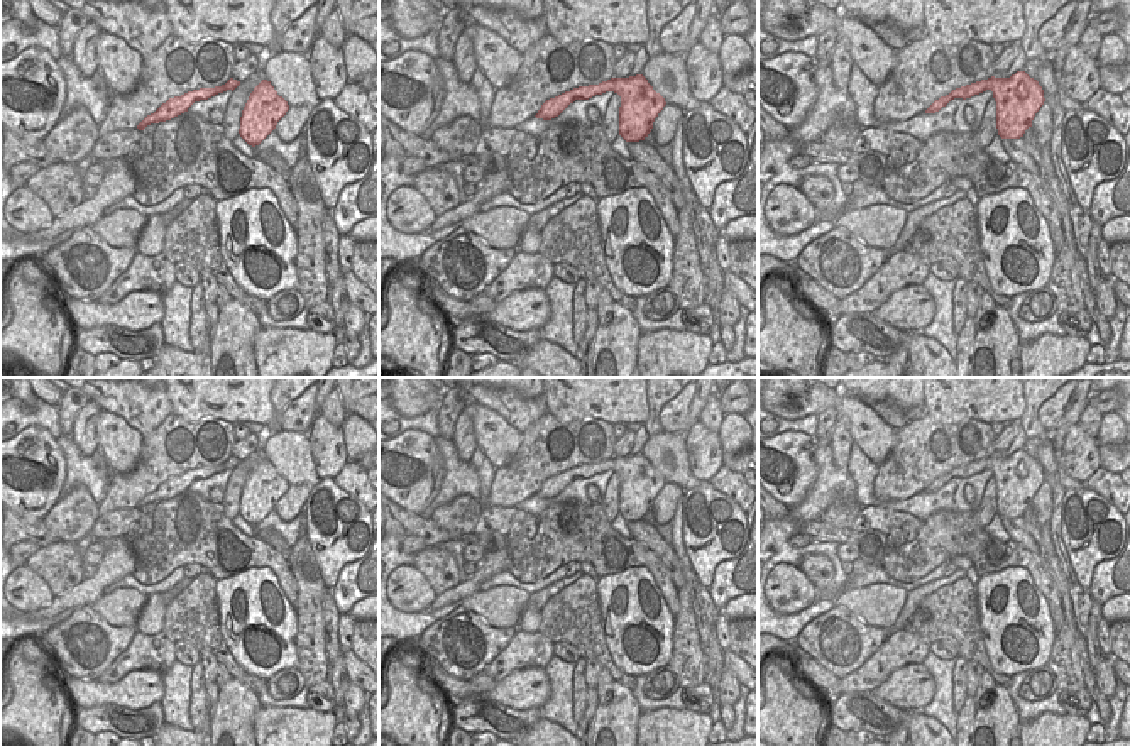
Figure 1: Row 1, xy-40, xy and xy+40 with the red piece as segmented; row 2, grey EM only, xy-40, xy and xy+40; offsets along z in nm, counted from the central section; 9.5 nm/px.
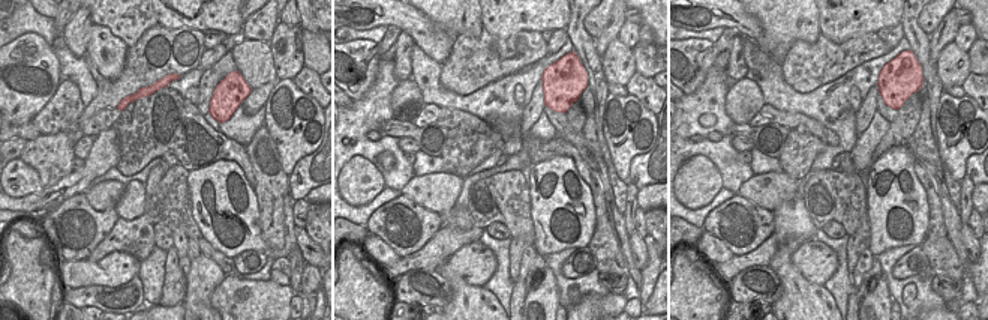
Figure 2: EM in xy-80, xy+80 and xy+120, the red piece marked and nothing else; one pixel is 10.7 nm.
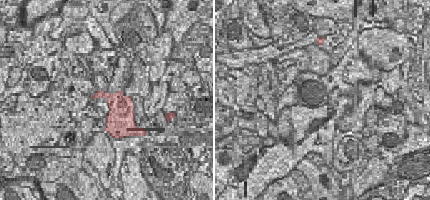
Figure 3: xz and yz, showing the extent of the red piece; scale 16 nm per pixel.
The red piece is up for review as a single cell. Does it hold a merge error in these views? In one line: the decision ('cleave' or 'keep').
keep

